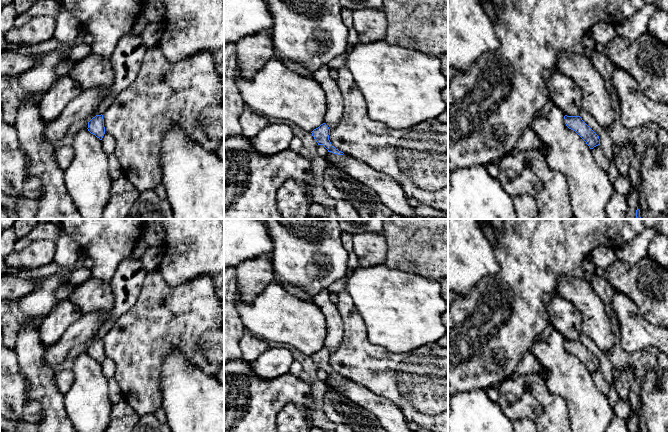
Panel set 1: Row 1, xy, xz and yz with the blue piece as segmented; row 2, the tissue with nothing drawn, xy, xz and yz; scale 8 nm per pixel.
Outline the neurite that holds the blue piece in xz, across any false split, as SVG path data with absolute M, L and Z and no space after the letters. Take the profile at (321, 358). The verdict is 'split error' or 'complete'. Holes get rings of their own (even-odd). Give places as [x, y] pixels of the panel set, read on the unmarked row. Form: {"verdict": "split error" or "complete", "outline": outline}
{"verdict": "complete", "outline": "M325 347L321 348L318 352L314 353L311 357L315 365L318 367L318 369L323 369L328 374L328 376L332 376L337 379L344 378L343 376L339 375L338 373L332 370L329 364L330 353Z"}

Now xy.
{"verdict": "complete", "outline": "M96 339L88 346L88 355L102 364L105 358L103 339Z"}

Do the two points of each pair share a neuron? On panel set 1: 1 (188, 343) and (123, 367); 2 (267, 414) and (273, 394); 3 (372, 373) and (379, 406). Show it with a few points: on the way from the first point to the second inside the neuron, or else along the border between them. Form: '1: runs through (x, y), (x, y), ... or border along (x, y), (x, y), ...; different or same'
1: runs through (172, 341), (149, 341), (139, 351); same
2: runs through (267, 409), (268, 399); same
3: border along (356, 382), (384, 396), (396, 406); different

